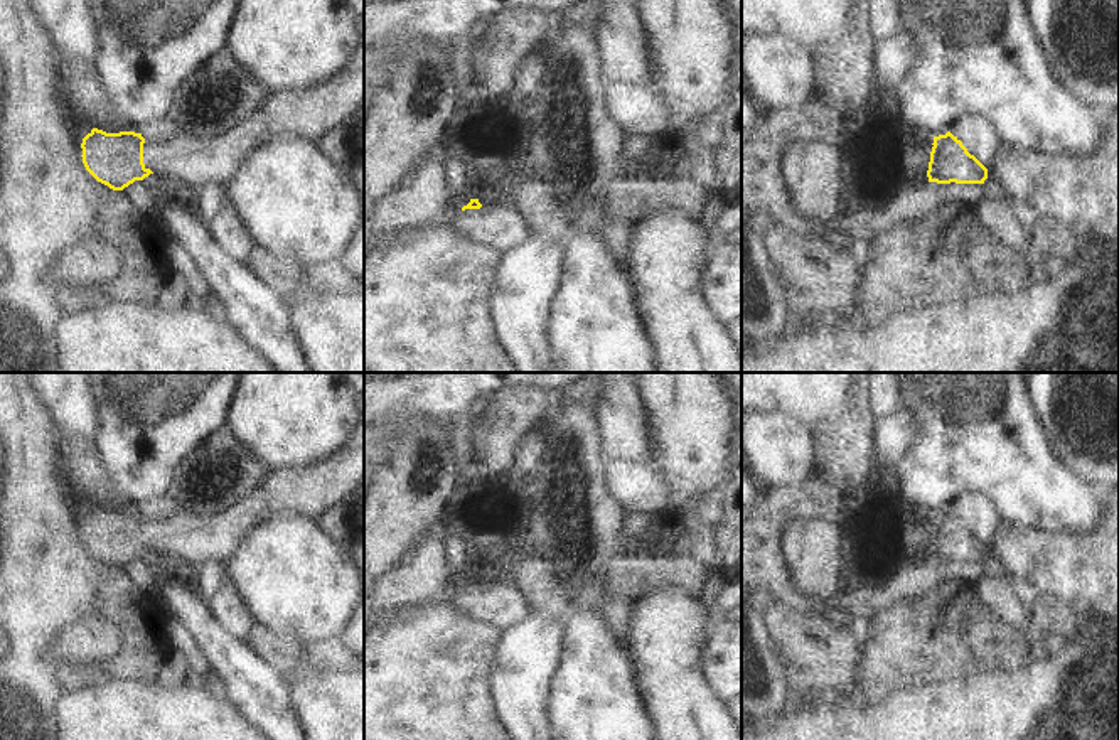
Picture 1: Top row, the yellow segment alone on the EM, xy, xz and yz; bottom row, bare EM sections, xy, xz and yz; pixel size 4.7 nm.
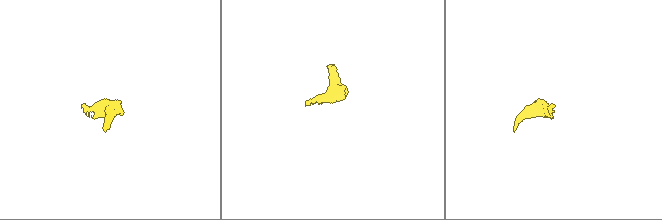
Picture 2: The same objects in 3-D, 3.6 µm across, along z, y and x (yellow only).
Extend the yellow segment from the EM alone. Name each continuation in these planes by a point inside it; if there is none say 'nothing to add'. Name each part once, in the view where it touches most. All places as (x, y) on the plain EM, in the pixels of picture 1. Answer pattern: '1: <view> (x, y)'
1: xy (310, 491)

